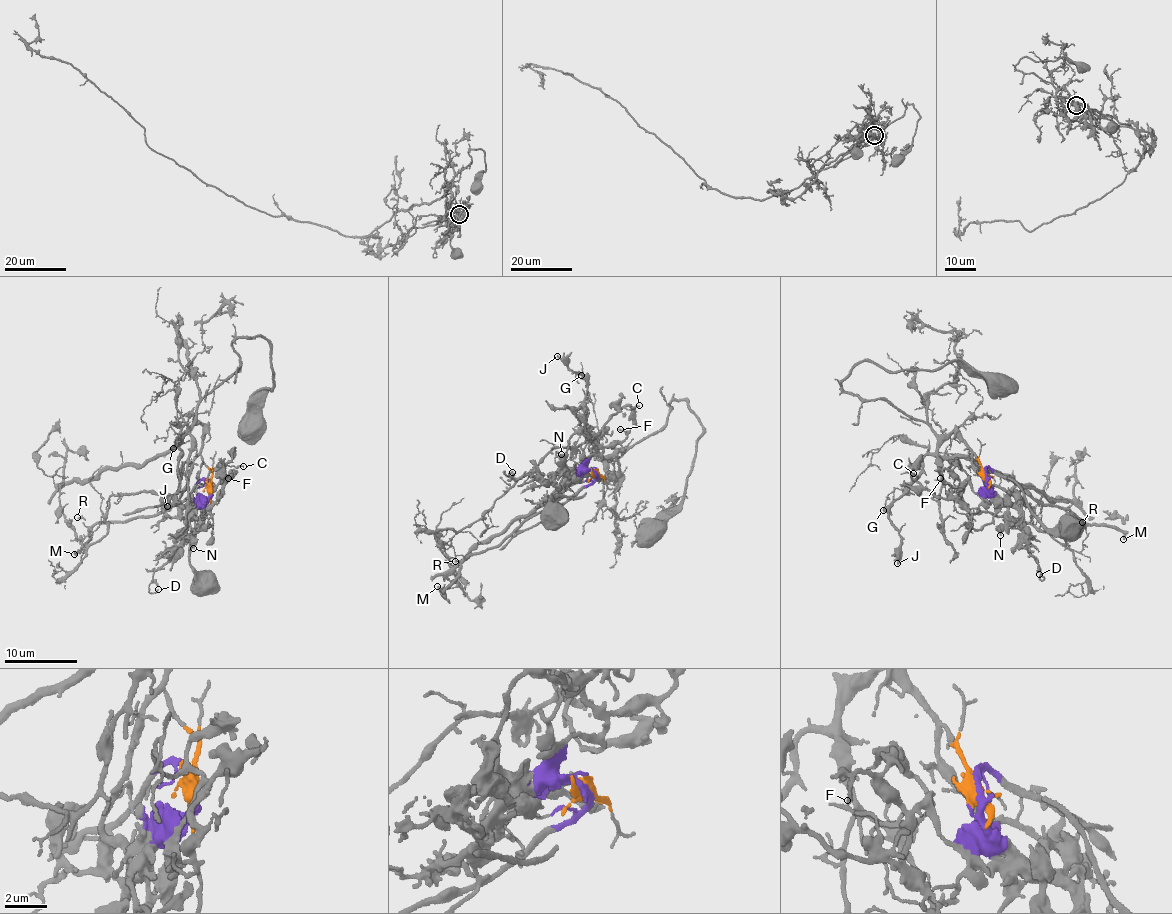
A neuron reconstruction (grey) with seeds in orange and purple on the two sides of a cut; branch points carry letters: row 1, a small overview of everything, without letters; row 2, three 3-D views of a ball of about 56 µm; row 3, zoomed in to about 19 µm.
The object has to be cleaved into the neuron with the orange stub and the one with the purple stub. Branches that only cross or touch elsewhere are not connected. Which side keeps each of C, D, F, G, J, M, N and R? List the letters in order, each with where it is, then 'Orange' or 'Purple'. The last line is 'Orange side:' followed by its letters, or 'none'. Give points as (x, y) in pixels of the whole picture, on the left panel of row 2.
C: Place: (243, 466). Purple
D: Place: (158, 589). Purple
F: Place: (228, 478). Purple
G: Place: (173, 448). Orange
J: Place: (167, 506). Orange
M: Place: (74, 554). Purple
N: Place: (193, 548). Purple
R: Place: (77, 517). Purple
Orange side: G, J

